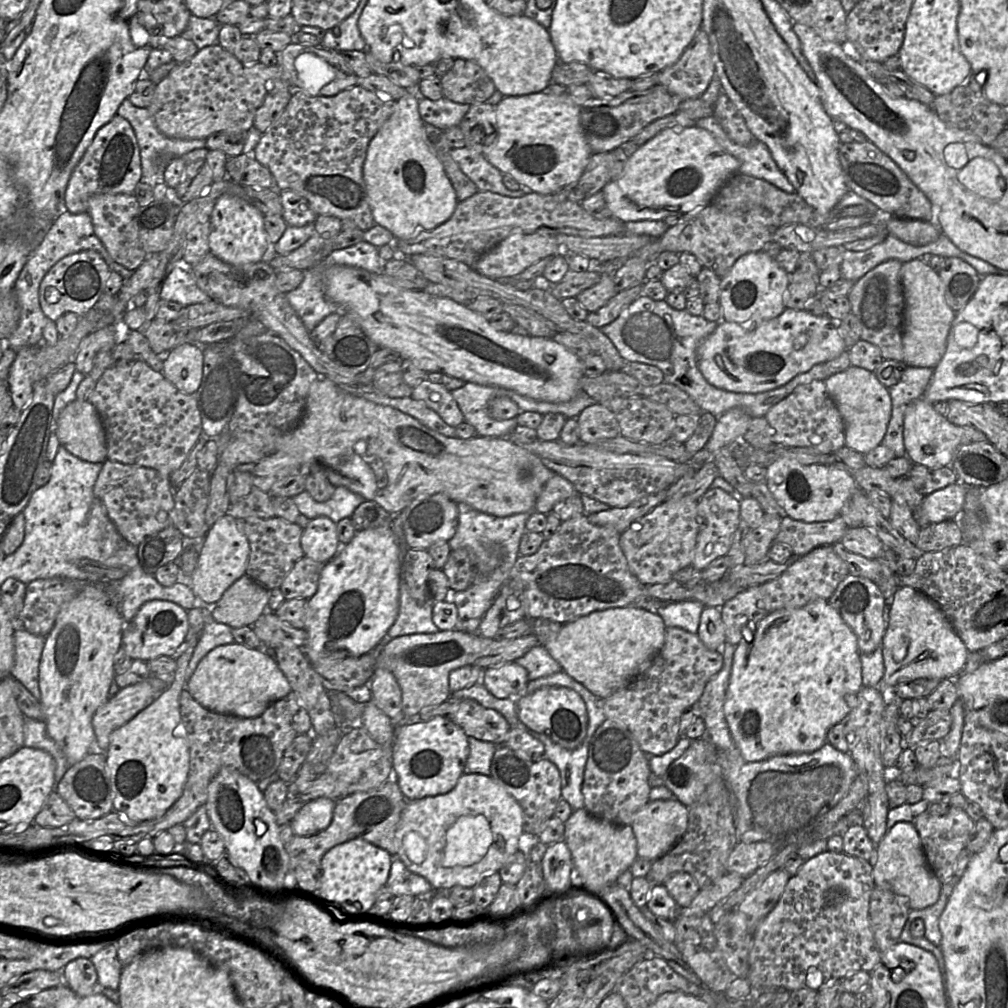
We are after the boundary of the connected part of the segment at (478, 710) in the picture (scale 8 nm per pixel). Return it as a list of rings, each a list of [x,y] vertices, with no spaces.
[[[472,699],[453,700],[452,721],[460,726],[468,737],[496,746],[503,745],[510,725],[496,710],[486,708]]]

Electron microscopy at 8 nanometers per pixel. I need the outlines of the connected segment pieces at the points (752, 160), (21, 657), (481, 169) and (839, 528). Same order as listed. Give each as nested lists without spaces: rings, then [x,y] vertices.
[[[713,115],[698,119],[695,126],[709,131],[722,148],[739,161],[738,173],[763,179],[784,192],[795,192],[794,186],[777,166],[764,143],[756,141],[743,146],[733,142]]]
[[[21,628],[14,633],[15,657],[11,676],[19,681],[38,701],[39,666],[45,637],[38,636]]]
[[[451,148],[451,156],[461,171],[477,186],[478,192],[493,192],[510,198],[519,198],[531,191],[520,186],[518,191],[511,191],[503,184],[503,174],[484,157],[473,150]]]
[[[785,515],[774,542],[787,544],[792,555],[803,556],[816,547],[840,542],[848,528],[842,517],[807,523]]]

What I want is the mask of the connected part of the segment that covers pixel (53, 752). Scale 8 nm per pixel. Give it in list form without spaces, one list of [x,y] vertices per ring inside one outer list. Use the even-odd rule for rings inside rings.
[[[25,717],[24,747],[44,750],[54,758],[56,763],[56,784],[58,784],[58,782],[64,776],[64,773],[66,773],[71,767],[64,753],[49,736],[44,720],[36,720]]]

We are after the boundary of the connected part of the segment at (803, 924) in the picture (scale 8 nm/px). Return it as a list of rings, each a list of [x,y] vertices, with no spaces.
[[[826,850],[809,860],[807,860],[799,871],[790,877],[783,894],[774,909],[759,923],[753,934],[753,947],[749,955],[749,973],[747,980],[754,987],[760,988],[785,988],[788,991],[811,989],[819,991],[832,985],[838,980],[842,980],[849,974],[863,970],[871,972],[879,961],[880,951],[876,944],[870,920],[869,902],[875,888],[873,879],[873,862],[849,855],[845,852],[833,852]]]

